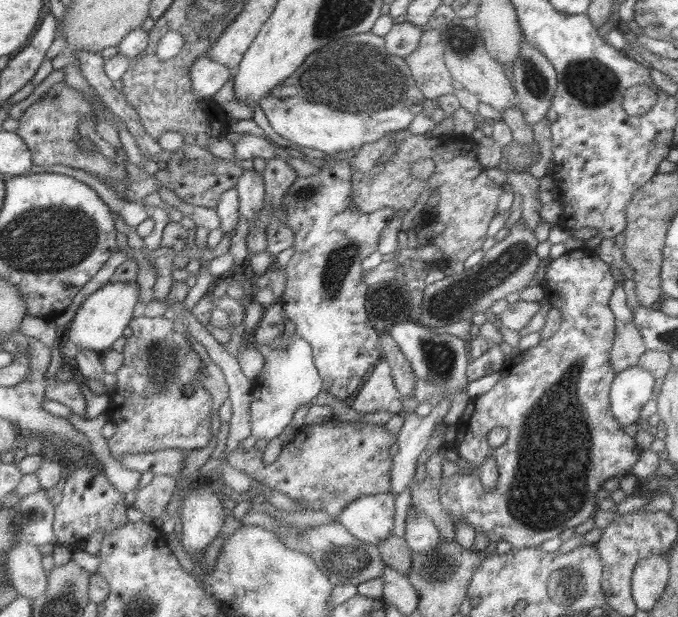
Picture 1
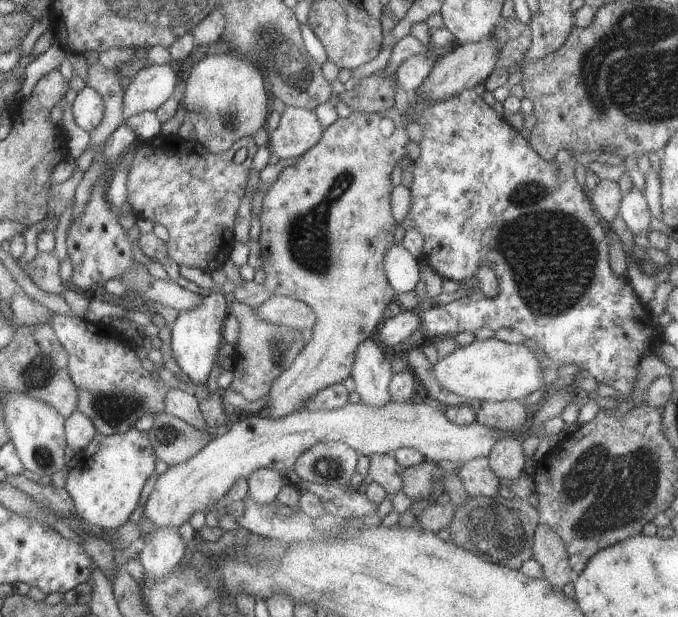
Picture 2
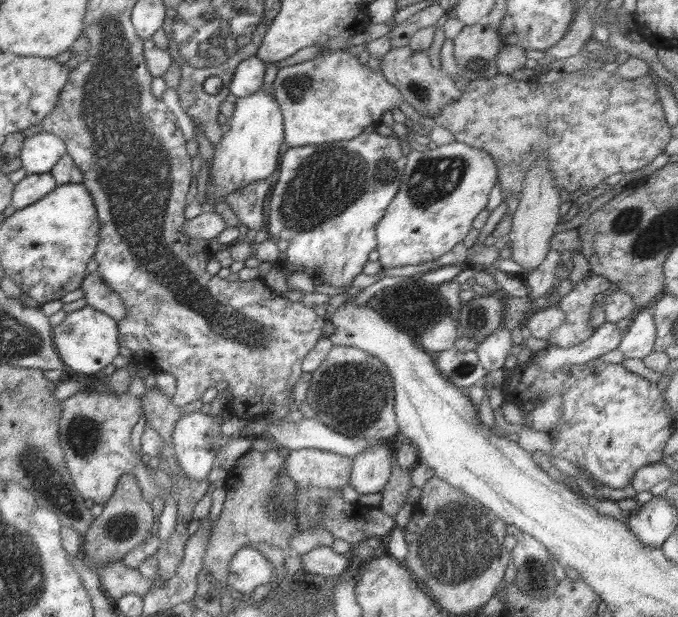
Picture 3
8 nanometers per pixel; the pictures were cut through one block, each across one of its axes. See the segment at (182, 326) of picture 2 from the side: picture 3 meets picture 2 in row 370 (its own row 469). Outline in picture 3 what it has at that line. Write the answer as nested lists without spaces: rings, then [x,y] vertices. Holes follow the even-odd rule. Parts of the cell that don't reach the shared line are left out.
[[[200,411],[189,412],[181,414],[179,420],[173,426],[170,439],[174,446],[176,461],[186,477],[195,480],[197,484],[206,480],[218,448],[228,439],[220,432],[224,418],[225,416],[221,414],[212,416]]]

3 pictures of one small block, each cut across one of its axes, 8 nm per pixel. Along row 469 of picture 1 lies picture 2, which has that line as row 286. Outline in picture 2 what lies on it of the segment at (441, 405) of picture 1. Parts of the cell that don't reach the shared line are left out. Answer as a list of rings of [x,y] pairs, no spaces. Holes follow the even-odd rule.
[[[391,242],[387,248],[383,255],[383,271],[387,283],[397,294],[412,290],[419,282],[417,261],[401,244]]]

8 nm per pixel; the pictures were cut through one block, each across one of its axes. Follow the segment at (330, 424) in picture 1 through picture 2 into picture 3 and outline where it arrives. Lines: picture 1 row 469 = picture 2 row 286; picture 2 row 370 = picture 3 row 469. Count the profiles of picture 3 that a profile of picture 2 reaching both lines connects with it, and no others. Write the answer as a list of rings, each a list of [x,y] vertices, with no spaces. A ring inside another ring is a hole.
[[[303,447],[285,451],[284,473],[298,488],[342,490],[350,477],[352,459],[331,451]]]

